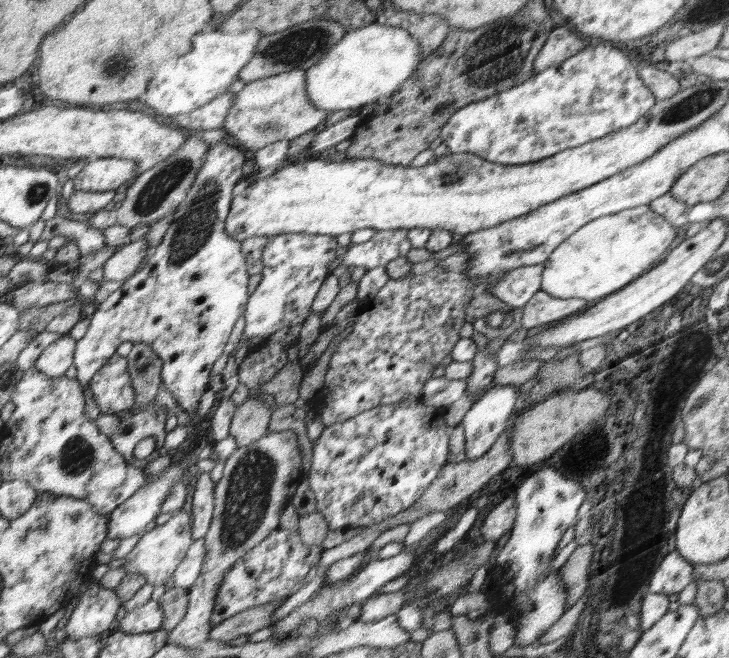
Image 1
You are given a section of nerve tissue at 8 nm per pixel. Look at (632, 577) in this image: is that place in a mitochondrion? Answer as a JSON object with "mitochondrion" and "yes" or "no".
{"mitochondrion":"yes"}

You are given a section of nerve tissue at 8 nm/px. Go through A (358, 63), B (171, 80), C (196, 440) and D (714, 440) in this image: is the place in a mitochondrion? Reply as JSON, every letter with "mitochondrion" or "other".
{"A":"other","B":"other","C":"other","D":"other"}

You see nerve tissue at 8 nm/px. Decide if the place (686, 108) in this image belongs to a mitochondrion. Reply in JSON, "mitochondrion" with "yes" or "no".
{"mitochondrion":"yes"}

